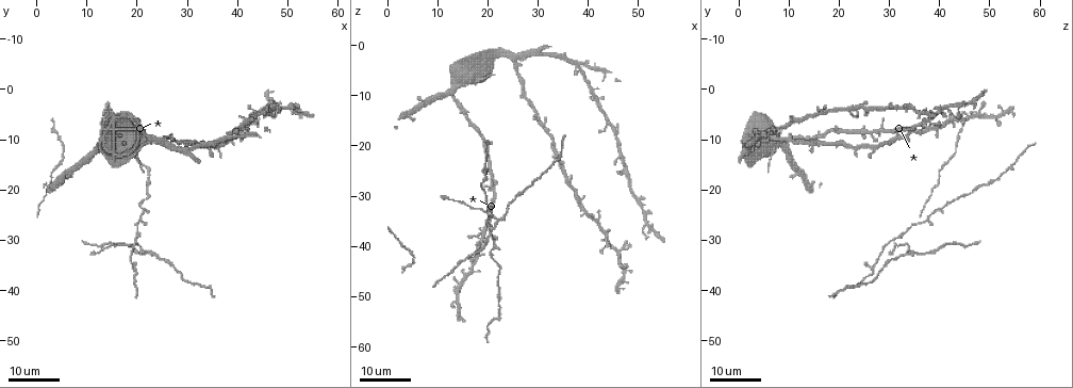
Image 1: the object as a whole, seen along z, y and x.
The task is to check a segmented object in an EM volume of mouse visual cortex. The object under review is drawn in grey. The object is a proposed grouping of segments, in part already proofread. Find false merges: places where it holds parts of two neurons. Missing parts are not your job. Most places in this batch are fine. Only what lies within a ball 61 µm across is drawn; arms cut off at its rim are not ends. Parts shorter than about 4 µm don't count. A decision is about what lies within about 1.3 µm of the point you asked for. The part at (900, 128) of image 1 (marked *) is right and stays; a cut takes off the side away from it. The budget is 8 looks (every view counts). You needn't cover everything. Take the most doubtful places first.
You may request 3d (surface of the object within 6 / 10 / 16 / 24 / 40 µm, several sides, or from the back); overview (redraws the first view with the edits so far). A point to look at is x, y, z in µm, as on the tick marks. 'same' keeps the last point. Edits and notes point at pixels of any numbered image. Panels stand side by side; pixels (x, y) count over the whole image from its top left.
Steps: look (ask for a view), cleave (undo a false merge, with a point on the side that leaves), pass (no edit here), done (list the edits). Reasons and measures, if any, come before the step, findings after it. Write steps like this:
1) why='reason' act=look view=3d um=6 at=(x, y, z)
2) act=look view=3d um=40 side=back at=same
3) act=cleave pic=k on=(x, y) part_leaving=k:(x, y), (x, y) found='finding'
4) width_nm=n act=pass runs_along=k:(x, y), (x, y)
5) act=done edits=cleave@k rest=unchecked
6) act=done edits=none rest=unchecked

act=look view=3d um=16 at=(18.0, 12.0, 6.0)

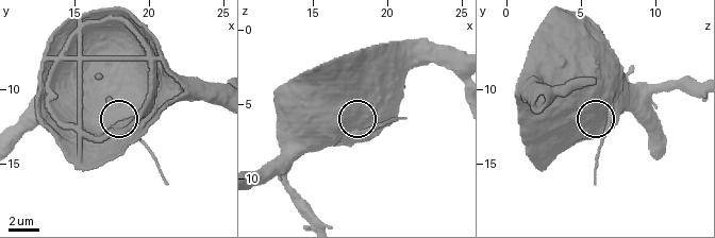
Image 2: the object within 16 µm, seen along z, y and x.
act=look view=3d um=10 at=(18.0, 12.0, 6.4)

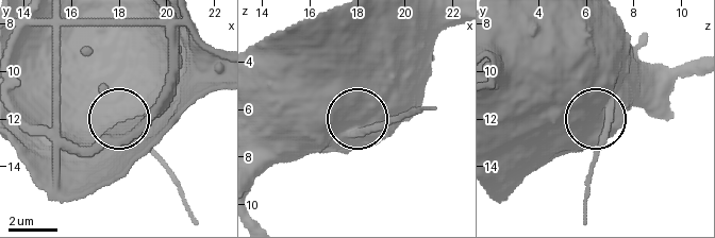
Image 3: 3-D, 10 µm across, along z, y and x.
width_nm=530 act=pass runs_along=3:(668, 69), (630, 82), (601, 111), (595, 163) found='one neuron here'

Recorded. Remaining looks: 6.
act=look view=3d um=24 at=(20.5, 29.0, 32.0)

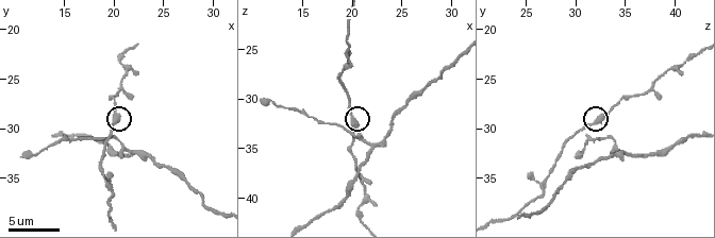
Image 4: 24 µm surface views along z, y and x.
act=look view=3d um=10 at=(20.2, 29.4, 32.2)

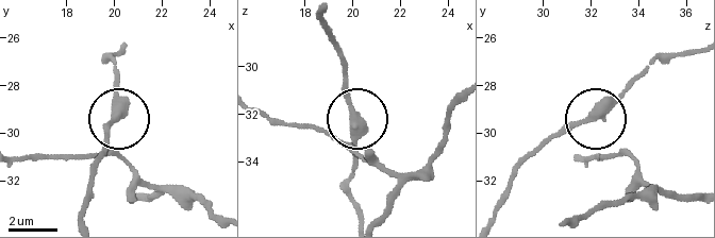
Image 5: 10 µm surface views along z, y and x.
arms=3 act=pass runs_along=5:(695, 49), (658, 57), (602, 111), (566, 124), (532, 151) found='all the same neuron'

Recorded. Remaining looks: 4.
why='three-way junction' act=look view=3d um=16 at=(14.5, 4.5, 47.0)

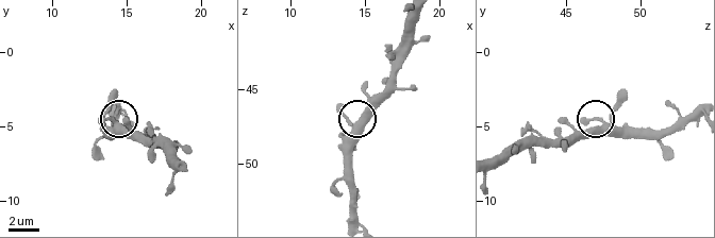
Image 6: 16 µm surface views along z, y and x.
act=look view=3d um=10 at=(14.2, 4.8, 47.8)

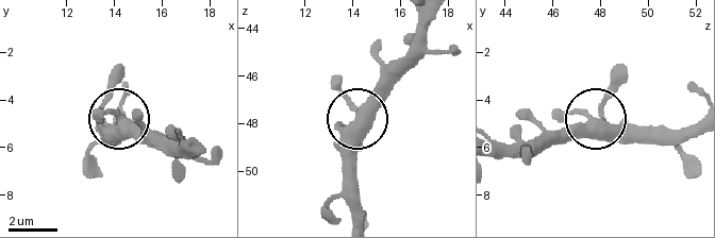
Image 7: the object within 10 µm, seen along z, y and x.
act=pass found='all the same neuron'

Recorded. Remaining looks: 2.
why='arms part here' act=look view=3d um=10 at=(22.2, 32.6, 35.0)

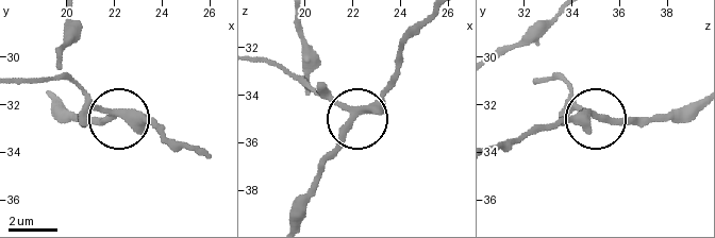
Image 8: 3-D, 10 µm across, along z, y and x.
side_arm_um=20 act=pass runs_along=8:(554, 22), (538, 40), (572, 101), (603, 119), (644, 119) found='all the same neuron'

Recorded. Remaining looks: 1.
act=done edits=none rest=unchecked

